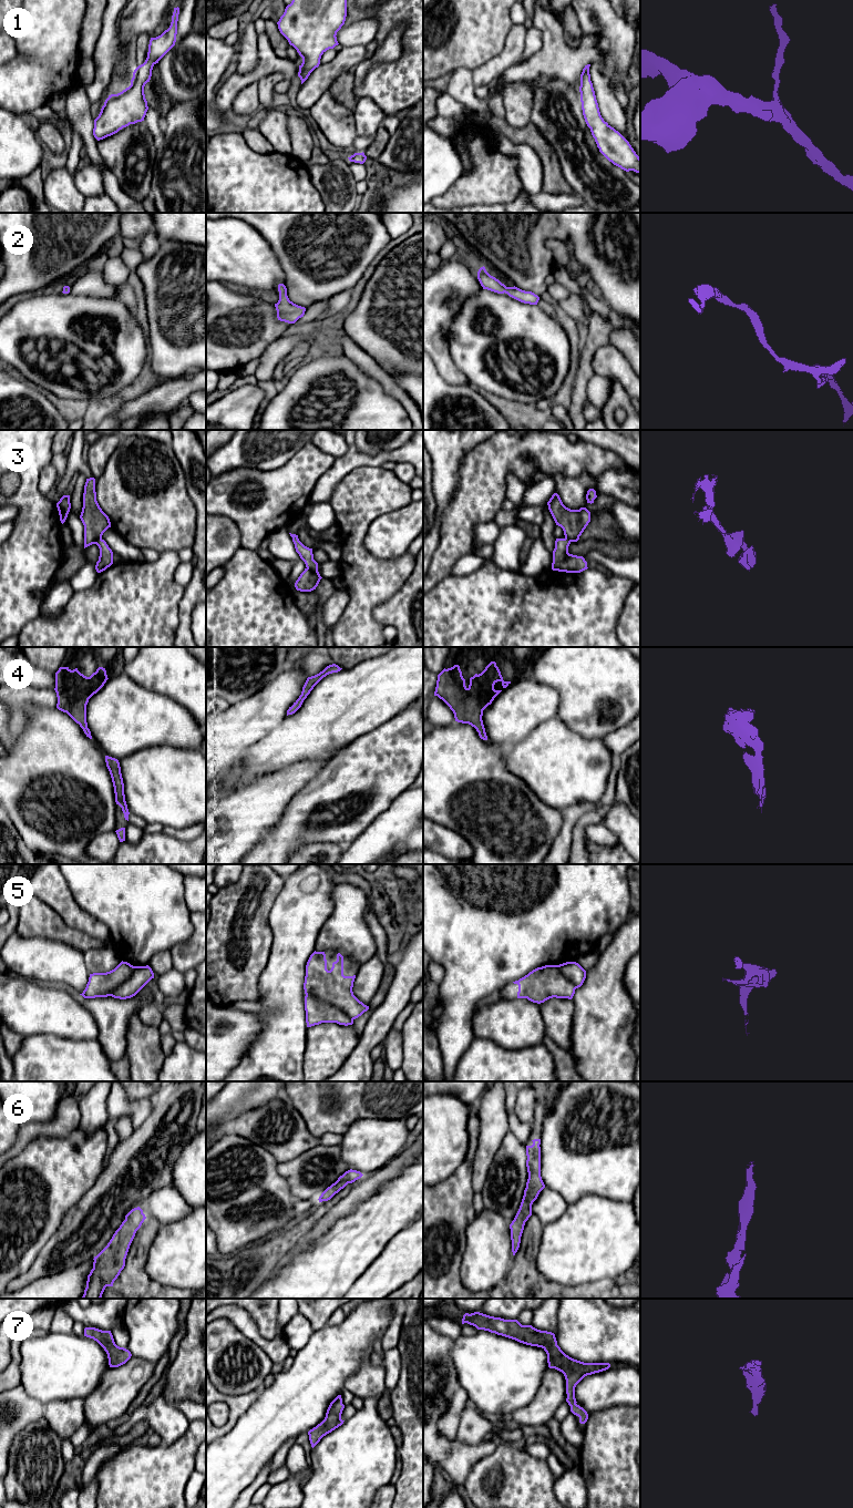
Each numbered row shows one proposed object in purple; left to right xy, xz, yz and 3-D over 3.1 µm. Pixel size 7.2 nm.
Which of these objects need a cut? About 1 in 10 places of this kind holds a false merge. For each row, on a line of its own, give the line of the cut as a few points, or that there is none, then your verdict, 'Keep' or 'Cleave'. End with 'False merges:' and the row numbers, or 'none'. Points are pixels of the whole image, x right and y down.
1: No split. Keep
2: No split. Keep
3: Split along xz (307, 567), (318, 573). Cleave
4: No split. Keep
5: No split. Keep
6: No split. Keep
7: No split. Keep
False merges: 3

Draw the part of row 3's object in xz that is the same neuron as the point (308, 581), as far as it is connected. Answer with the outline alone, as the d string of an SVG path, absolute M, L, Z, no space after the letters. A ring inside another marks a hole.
M305 568L296 581L295 587L300 592L311 592L316 589L321 578L319 573L316 573L310 568Z

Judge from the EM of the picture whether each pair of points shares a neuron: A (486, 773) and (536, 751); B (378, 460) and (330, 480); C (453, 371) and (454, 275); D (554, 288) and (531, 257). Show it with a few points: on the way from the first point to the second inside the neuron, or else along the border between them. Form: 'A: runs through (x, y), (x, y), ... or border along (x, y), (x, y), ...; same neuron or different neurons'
A: border along (507, 749), (505, 756), (506, 768), (525, 782); different neurons
B: runs through (366, 460), (351, 460), (342, 468); same neuron
C: runs through (437, 347), (437, 299); same neuron
D: border along (548, 285), (546, 290); different neurons

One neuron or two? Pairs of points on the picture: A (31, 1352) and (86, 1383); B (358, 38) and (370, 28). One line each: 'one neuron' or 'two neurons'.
A: one neuron
B: one neuron

